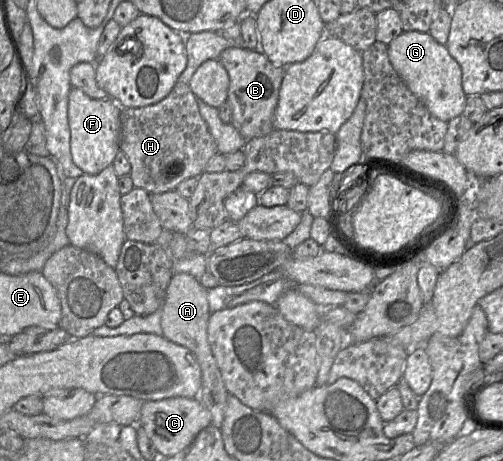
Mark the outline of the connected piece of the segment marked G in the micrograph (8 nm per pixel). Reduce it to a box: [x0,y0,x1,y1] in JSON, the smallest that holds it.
[388,31,467,122]

